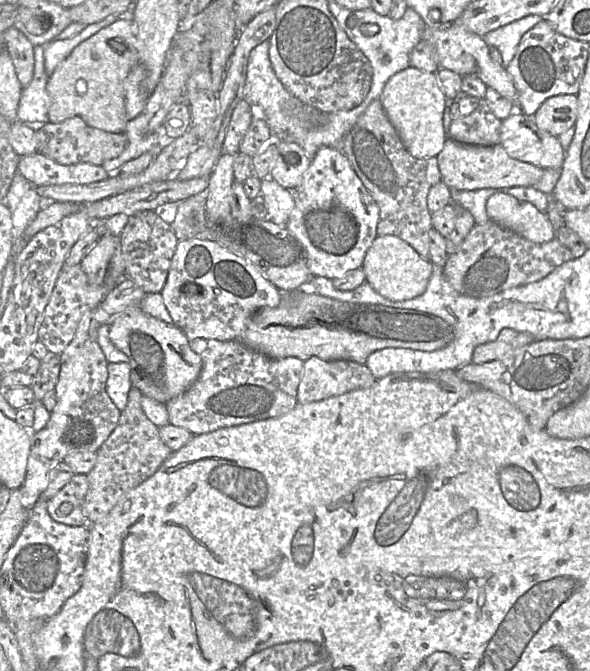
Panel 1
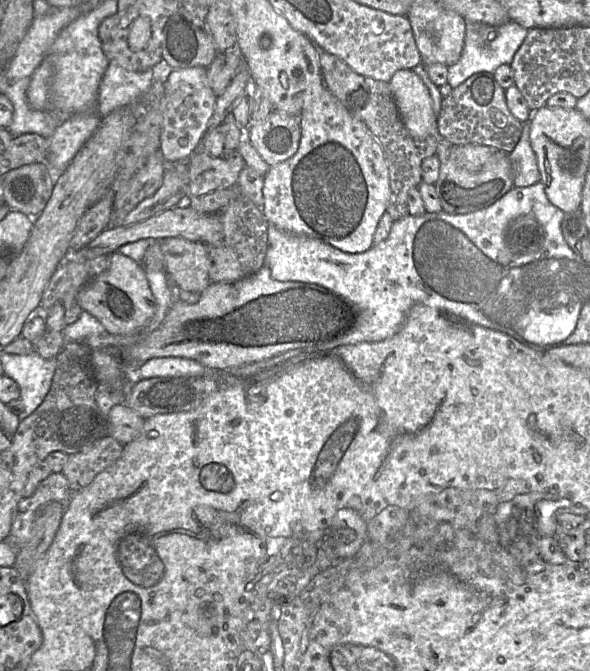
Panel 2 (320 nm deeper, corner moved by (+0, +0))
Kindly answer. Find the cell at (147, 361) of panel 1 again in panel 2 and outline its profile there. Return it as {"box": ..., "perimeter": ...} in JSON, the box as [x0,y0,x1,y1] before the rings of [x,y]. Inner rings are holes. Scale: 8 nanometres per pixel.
{"box":[77,251,156,335],"perimeter":[[[118,251],[109,255],[107,270],[79,291],[77,302],[83,310],[94,316],[107,332],[114,335],[140,332],[139,330],[156,311],[156,301],[142,263],[132,260]]]}

